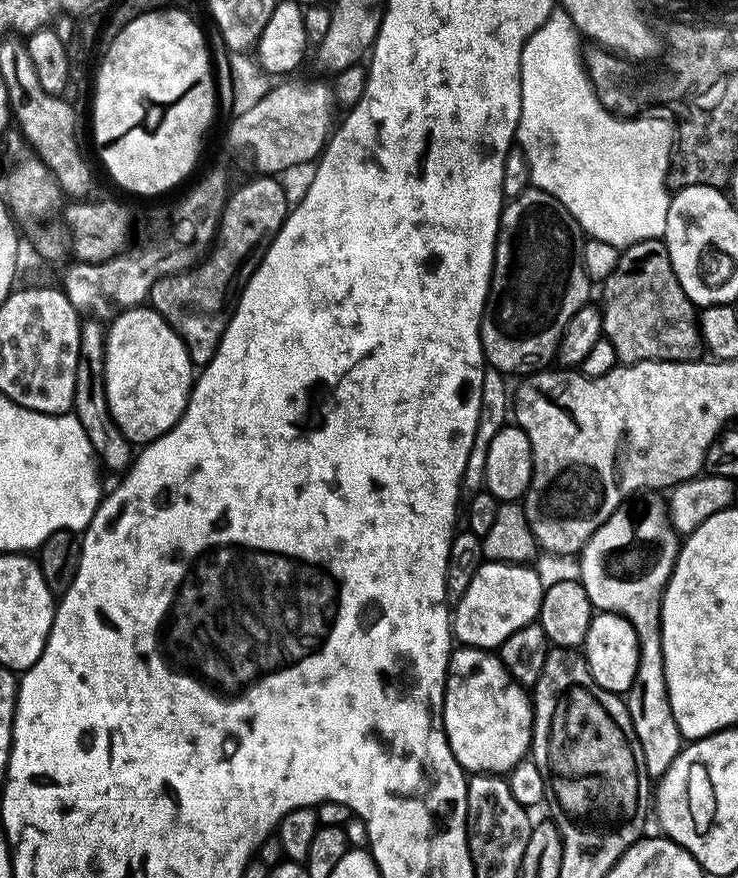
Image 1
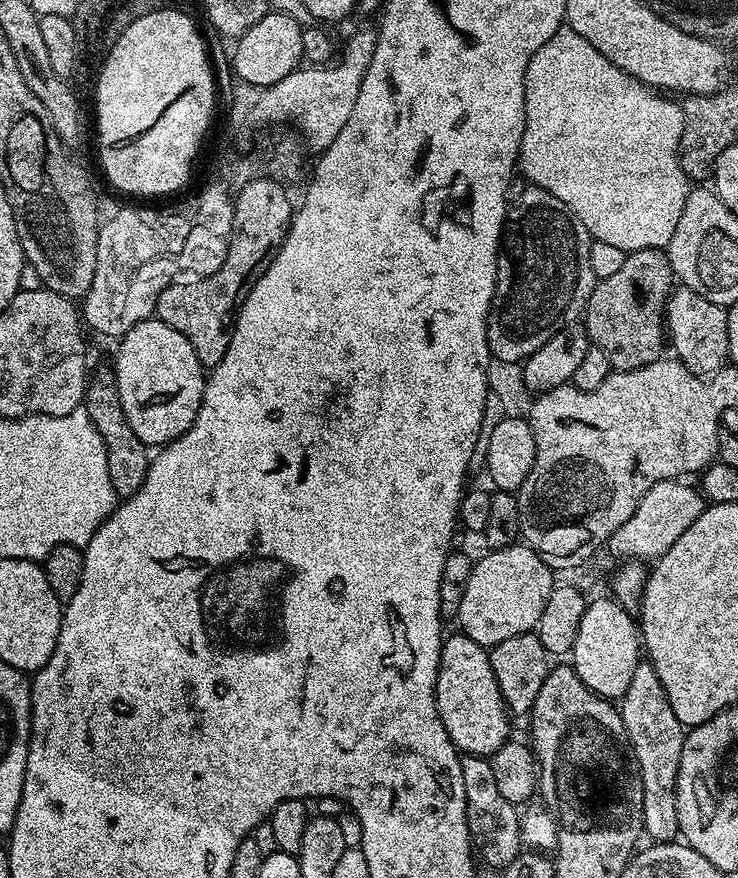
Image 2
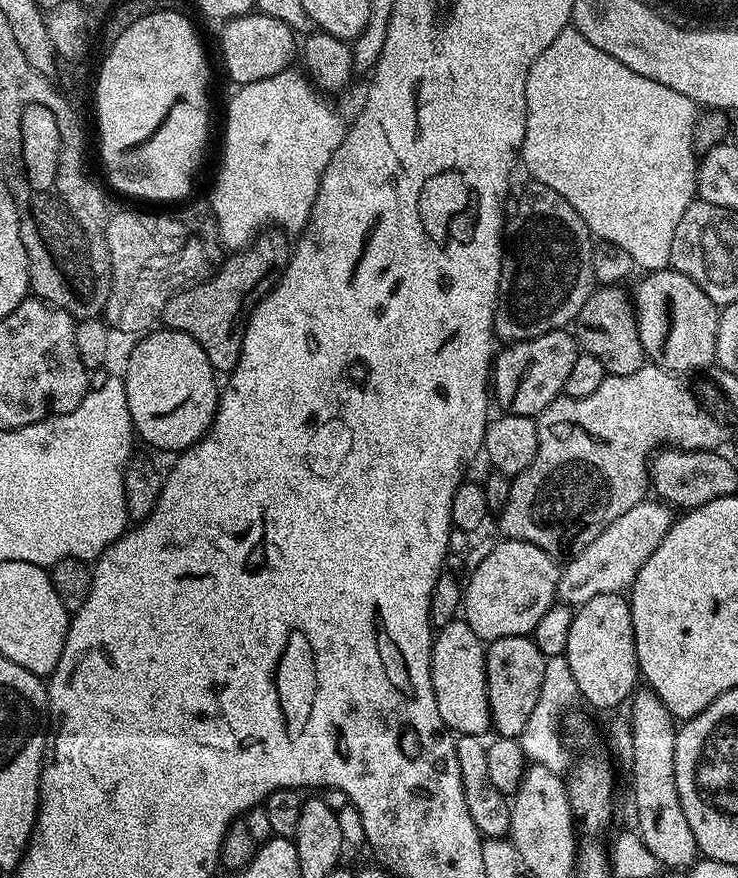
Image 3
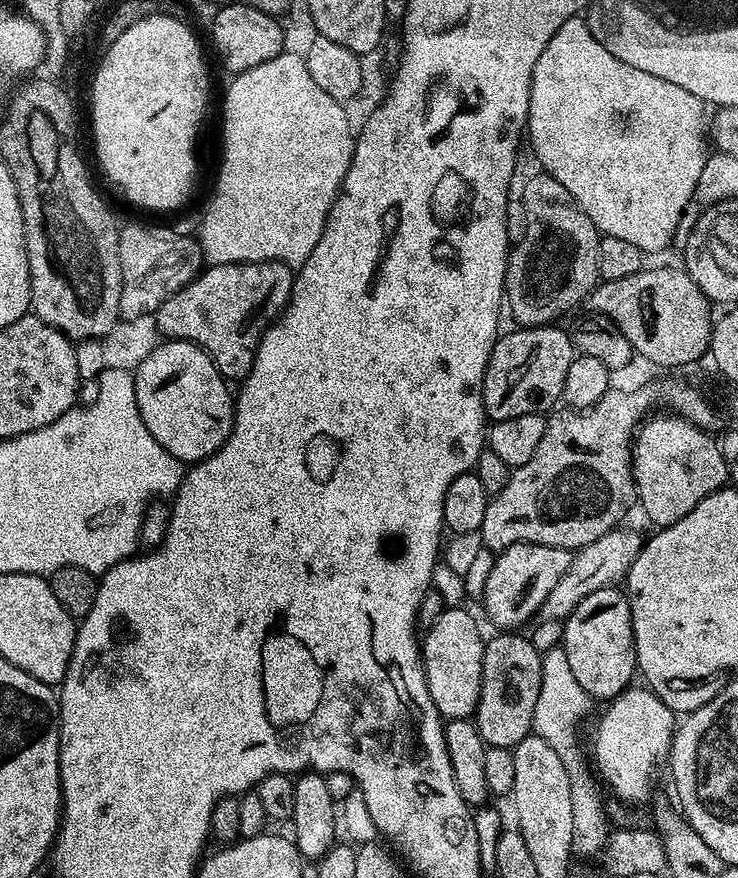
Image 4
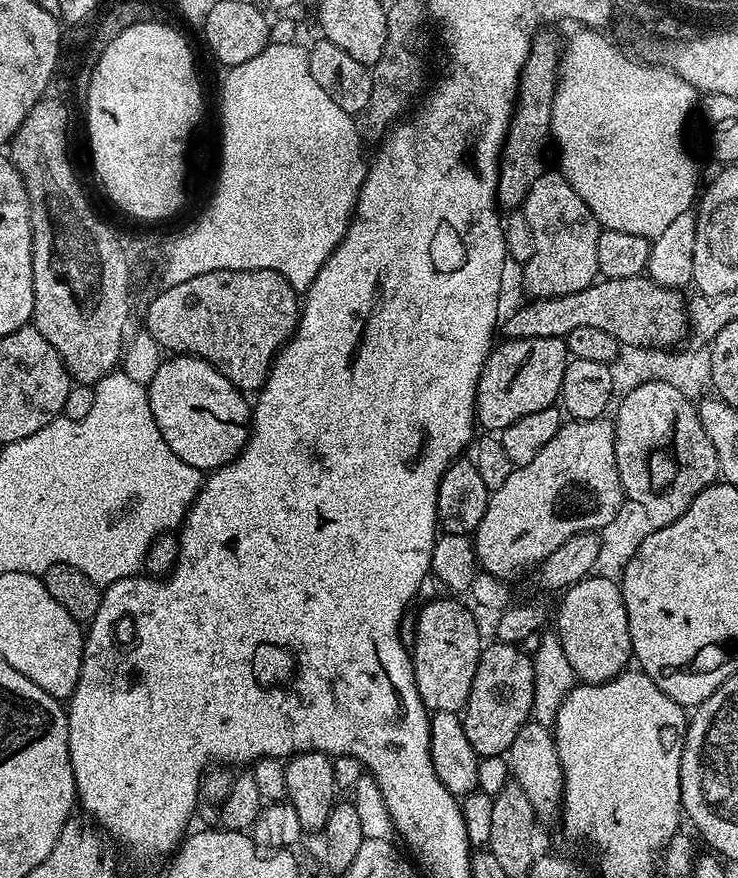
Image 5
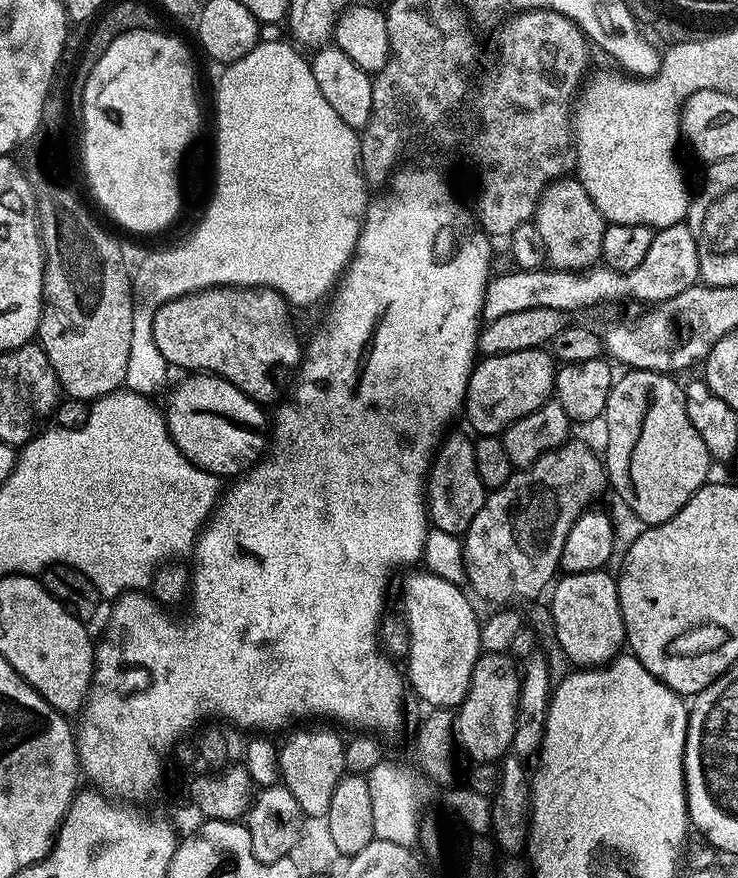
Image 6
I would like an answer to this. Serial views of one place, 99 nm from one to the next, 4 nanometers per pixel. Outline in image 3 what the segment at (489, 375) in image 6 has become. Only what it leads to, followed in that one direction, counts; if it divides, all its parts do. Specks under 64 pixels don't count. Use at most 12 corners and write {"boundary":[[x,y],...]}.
{"boundary":[[571,331],[495,353],[490,388],[505,413],[539,417],[578,354]]}

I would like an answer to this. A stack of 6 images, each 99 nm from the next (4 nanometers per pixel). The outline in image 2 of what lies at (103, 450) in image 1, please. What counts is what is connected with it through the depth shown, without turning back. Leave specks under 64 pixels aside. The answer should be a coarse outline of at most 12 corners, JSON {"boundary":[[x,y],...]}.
{"boundary":[[111,367],[91,369],[82,406],[106,446],[110,486],[133,496],[150,448],[130,430]]}

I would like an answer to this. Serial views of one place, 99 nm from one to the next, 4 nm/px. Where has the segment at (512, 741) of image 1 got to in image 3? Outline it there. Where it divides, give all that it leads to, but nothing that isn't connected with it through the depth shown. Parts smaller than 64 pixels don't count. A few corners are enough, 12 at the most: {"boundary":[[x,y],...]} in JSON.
{"boundary":[[462,618],[432,641],[434,702],[453,733],[492,723],[485,645]]}

